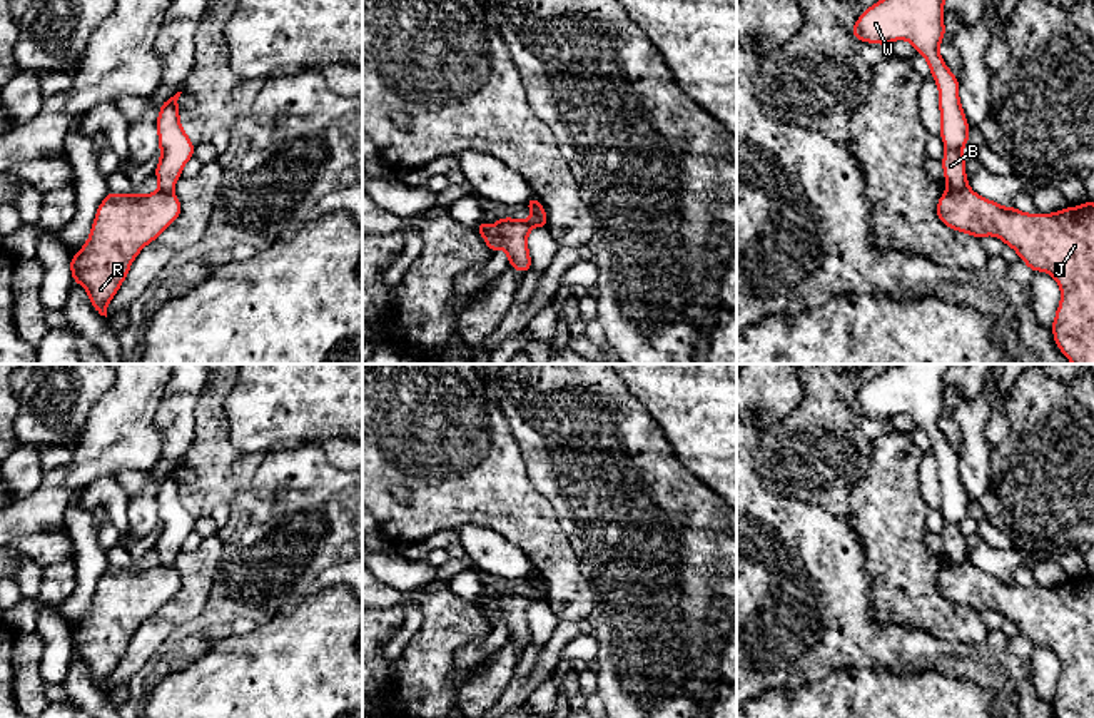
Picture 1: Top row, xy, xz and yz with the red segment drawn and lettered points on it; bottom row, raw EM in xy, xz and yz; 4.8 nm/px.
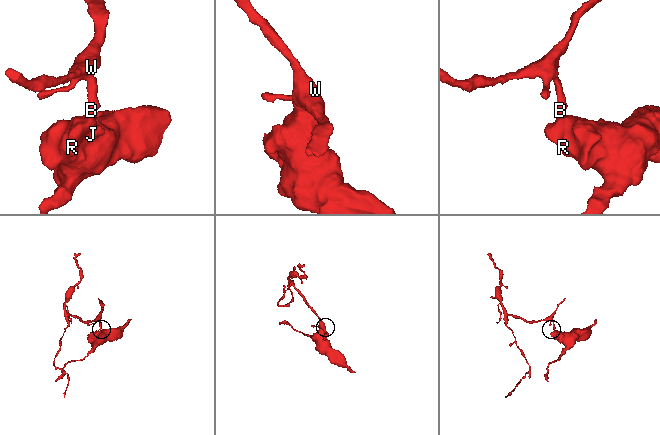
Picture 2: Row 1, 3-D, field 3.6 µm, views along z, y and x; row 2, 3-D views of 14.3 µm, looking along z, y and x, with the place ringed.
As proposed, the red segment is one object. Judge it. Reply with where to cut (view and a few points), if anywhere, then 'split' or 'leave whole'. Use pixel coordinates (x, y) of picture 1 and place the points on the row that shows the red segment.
cut in yz along (967, 186), (949, 189); split

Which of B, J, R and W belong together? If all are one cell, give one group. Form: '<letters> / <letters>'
B W / J R

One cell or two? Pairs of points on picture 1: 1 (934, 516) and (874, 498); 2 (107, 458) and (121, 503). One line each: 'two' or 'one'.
1: two
2: two

